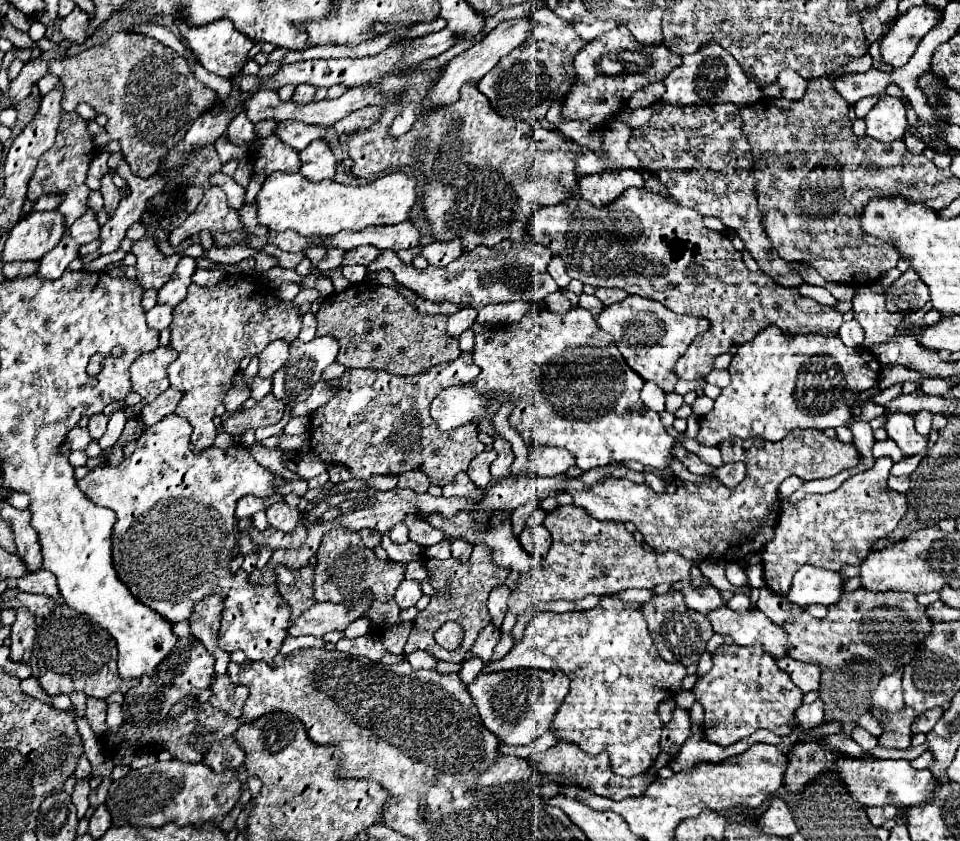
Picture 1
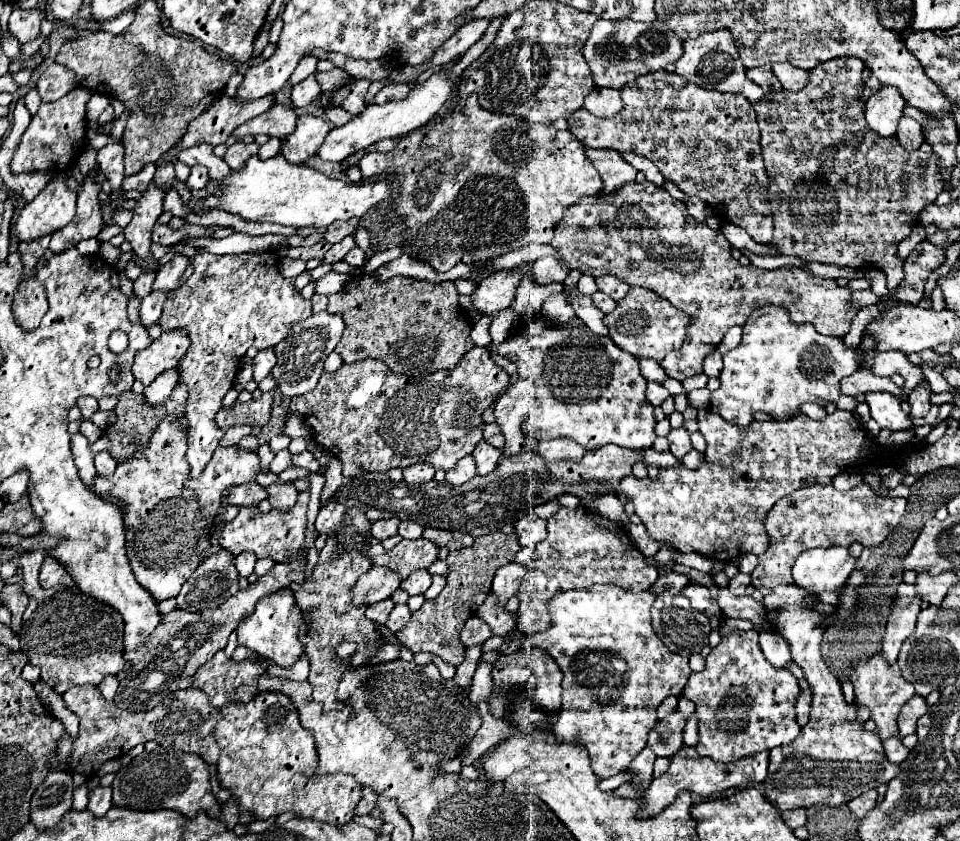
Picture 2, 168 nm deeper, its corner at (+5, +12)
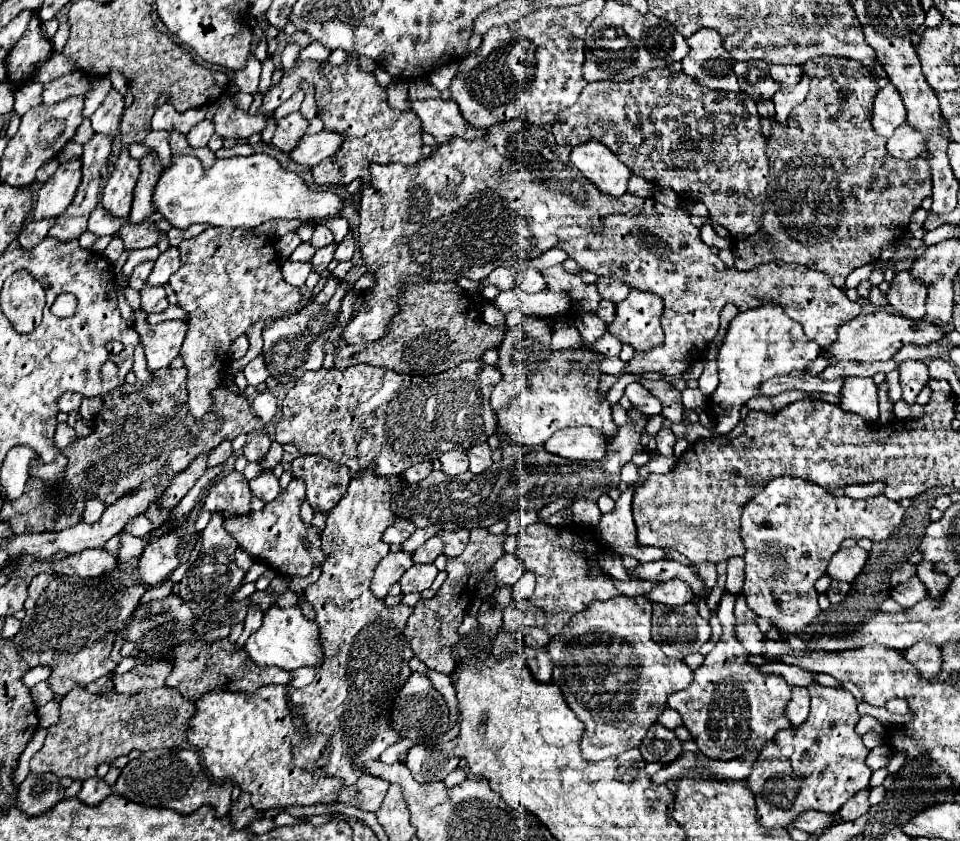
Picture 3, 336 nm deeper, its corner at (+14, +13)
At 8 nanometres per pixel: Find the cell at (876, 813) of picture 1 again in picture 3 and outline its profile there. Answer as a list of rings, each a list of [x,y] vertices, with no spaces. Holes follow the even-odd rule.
[[[868,789],[856,793],[854,797],[850,797],[850,801],[846,801],[846,805],[842,805],[842,809],[836,813],[838,821],[854,821],[858,819],[860,815],[864,815],[868,809],[870,809],[870,803],[868,803]]]

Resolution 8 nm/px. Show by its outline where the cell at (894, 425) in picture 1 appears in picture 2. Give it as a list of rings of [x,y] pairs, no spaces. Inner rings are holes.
[[[867,392],[865,402],[871,408],[871,418],[889,430],[911,430],[913,422],[909,414],[901,410],[901,400],[889,392]]]

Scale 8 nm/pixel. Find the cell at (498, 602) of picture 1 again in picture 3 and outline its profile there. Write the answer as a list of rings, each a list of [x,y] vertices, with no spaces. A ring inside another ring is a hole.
[[[504,553],[496,561],[494,571],[496,571],[498,585],[514,585],[514,583],[520,581],[520,577],[526,571],[526,567],[522,565],[522,561],[518,561],[518,557],[514,553]]]

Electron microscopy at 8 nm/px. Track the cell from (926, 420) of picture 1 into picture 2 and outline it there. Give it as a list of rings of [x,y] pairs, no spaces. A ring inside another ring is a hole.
[[[915,386],[913,392],[909,394],[909,404],[911,404],[911,416],[913,418],[923,418],[929,408],[931,408],[931,402],[929,402],[929,394],[931,394],[931,388],[929,386]]]

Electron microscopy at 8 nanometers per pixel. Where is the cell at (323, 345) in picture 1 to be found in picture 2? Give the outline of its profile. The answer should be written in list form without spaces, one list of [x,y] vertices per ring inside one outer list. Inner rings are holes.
[[[319,312],[319,314],[309,316],[307,320],[299,322],[295,328],[291,328],[289,336],[275,346],[277,364],[271,370],[271,376],[277,380],[277,388],[285,398],[293,398],[297,394],[305,394],[315,388],[315,384],[323,372],[323,362],[335,350],[343,330],[345,330],[345,324],[343,324],[341,314]]]

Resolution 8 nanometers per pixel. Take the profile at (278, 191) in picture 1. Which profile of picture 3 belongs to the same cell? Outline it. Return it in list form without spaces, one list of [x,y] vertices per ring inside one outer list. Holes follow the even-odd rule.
[[[266,153],[216,159],[210,169],[204,169],[200,161],[190,155],[172,157],[154,187],[152,199],[162,219],[178,229],[186,229],[194,223],[238,229],[258,227],[272,219],[322,221],[336,217],[342,209],[342,199],[336,193],[310,189],[296,173],[282,169],[280,163]]]

